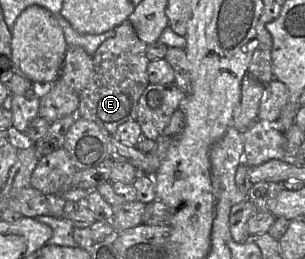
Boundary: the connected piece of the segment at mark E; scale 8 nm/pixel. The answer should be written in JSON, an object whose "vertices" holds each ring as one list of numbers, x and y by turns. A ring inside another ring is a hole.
{"vertices":[[127,20,118,25,115,35,105,40,93,55,93,72,86,88,79,94,78,116,104,127,114,135,118,126,136,121,137,106,149,85,146,56,147,44,141,41]]}

